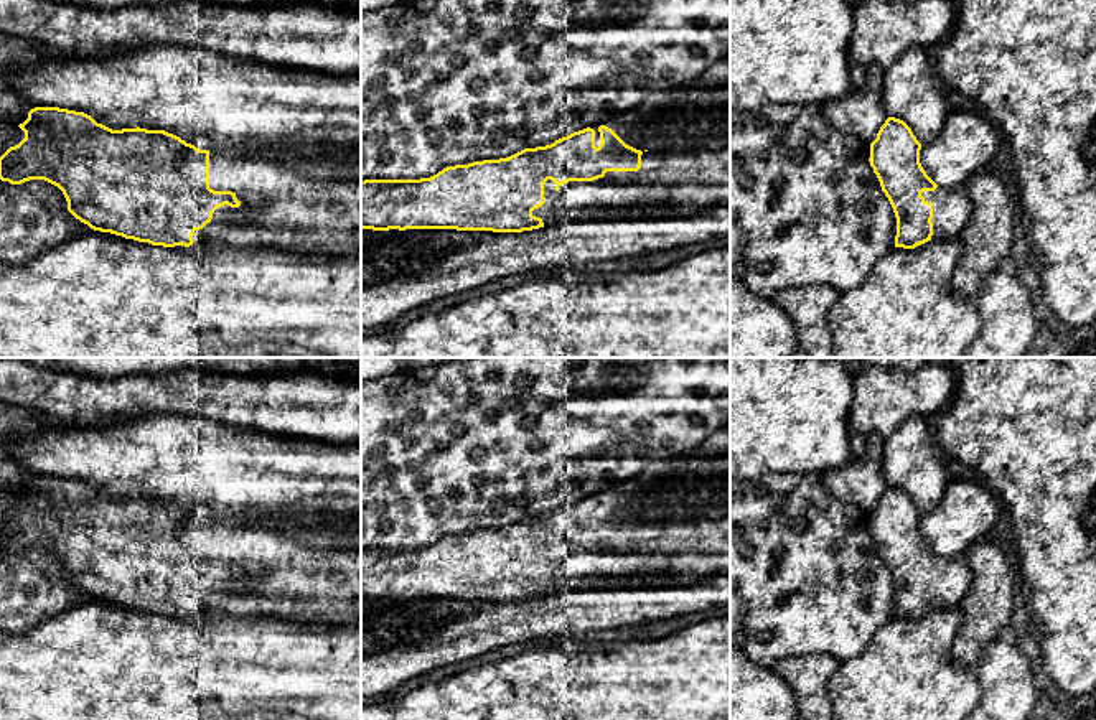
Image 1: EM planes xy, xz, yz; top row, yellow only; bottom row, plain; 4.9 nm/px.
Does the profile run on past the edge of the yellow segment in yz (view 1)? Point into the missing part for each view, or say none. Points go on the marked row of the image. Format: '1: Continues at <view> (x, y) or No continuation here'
1: Continues at yz (951, 208)

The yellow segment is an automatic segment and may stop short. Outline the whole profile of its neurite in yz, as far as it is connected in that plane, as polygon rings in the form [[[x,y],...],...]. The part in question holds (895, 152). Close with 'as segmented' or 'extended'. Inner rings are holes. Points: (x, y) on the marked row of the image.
[[[888,117],[870,143],[870,166],[895,217],[895,247],[915,249],[931,239],[961,236],[972,216],[964,188],[938,186],[920,163],[921,143],[900,119]]]; extended

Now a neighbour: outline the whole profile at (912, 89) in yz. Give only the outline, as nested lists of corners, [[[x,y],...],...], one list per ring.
[[[910,46],[885,69],[882,97],[888,117],[903,120],[921,145],[933,142],[949,110],[925,46]]]

